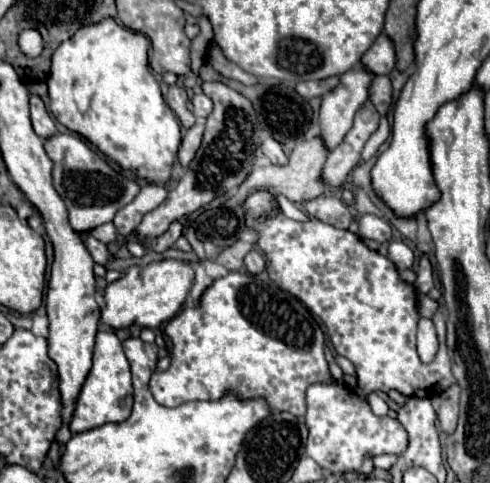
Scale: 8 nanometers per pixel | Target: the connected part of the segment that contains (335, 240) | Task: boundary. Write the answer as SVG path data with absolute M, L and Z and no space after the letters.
M258 190L244 200L246 226L256 232L258 236L256 246L270 262L268 274L282 290L296 296L302 304L306 304L311 314L324 322L324 326L328 328L328 336L334 344L334 350L340 356L346 356L350 362L354 362L358 386L366 394L378 392L378 390L380 392L398 390L404 396L432 398L434 394L440 394L442 390L456 384L456 378L450 368L450 356L446 358L446 308L444 306L438 306L438 310L432 316L434 326L438 330L438 340L440 340L438 360L424 364L416 354L416 324L420 320L418 294L412 284L406 284L398 276L394 262L382 256L380 252L366 248L362 238L352 234L350 230L334 228L326 222L318 222L318 218L308 218L306 222L290 220L282 214L282 210L278 210L278 214L272 216L274 204L276 204L276 198L266 190Z

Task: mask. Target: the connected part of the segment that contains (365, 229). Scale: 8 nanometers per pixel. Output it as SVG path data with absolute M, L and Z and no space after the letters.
M364 214L360 218L360 236L382 244L382 242L388 242L392 238L392 228L386 220L382 220L374 214Z

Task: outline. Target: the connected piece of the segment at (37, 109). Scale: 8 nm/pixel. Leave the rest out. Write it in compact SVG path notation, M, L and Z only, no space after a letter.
M30 96L30 114L32 114L32 128L40 138L50 138L58 132L54 120L46 112L46 106L40 100L40 96Z

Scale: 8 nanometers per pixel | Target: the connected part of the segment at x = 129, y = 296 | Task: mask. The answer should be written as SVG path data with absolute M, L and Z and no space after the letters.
M164 258L148 266L132 266L120 280L106 286L106 306L100 310L100 320L112 326L114 330L128 328L134 322L138 322L138 326L142 328L156 328L162 322L174 318L174 314L178 314L178 310L186 302L192 282L194 268L190 266L190 262L184 260Z

